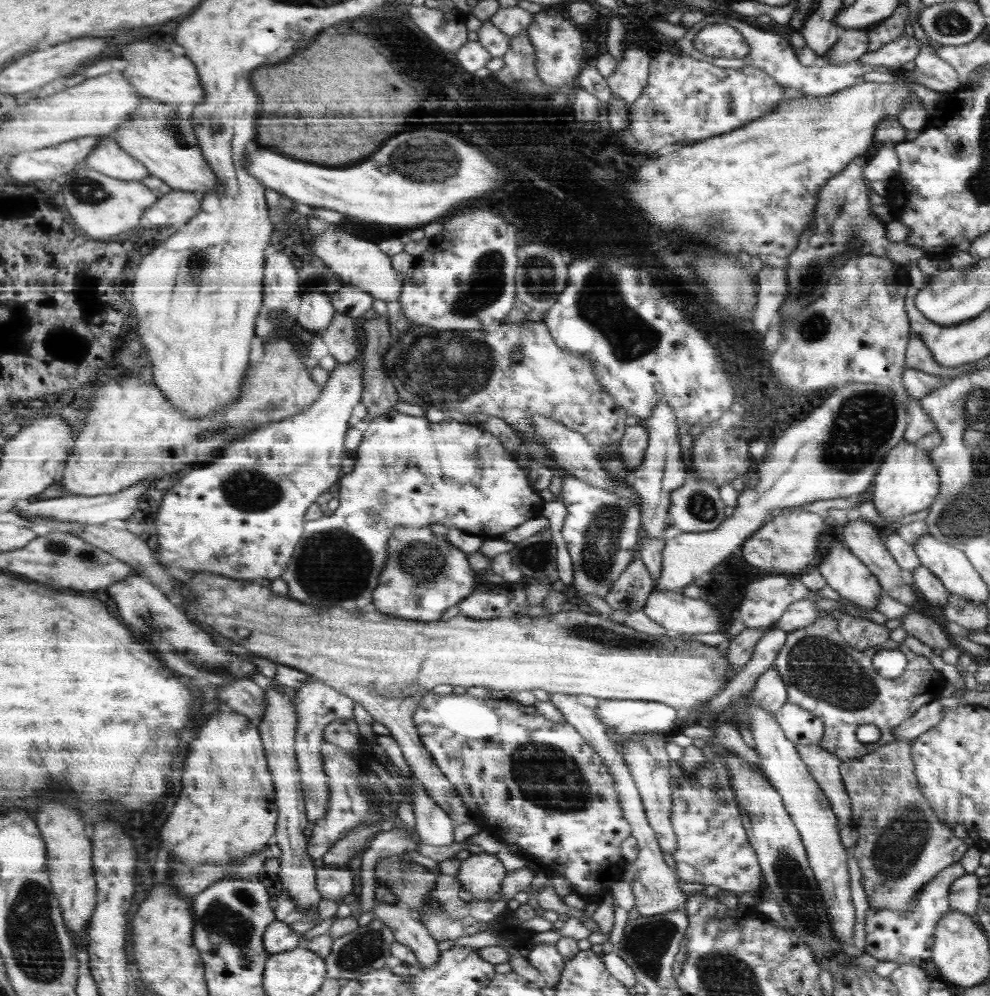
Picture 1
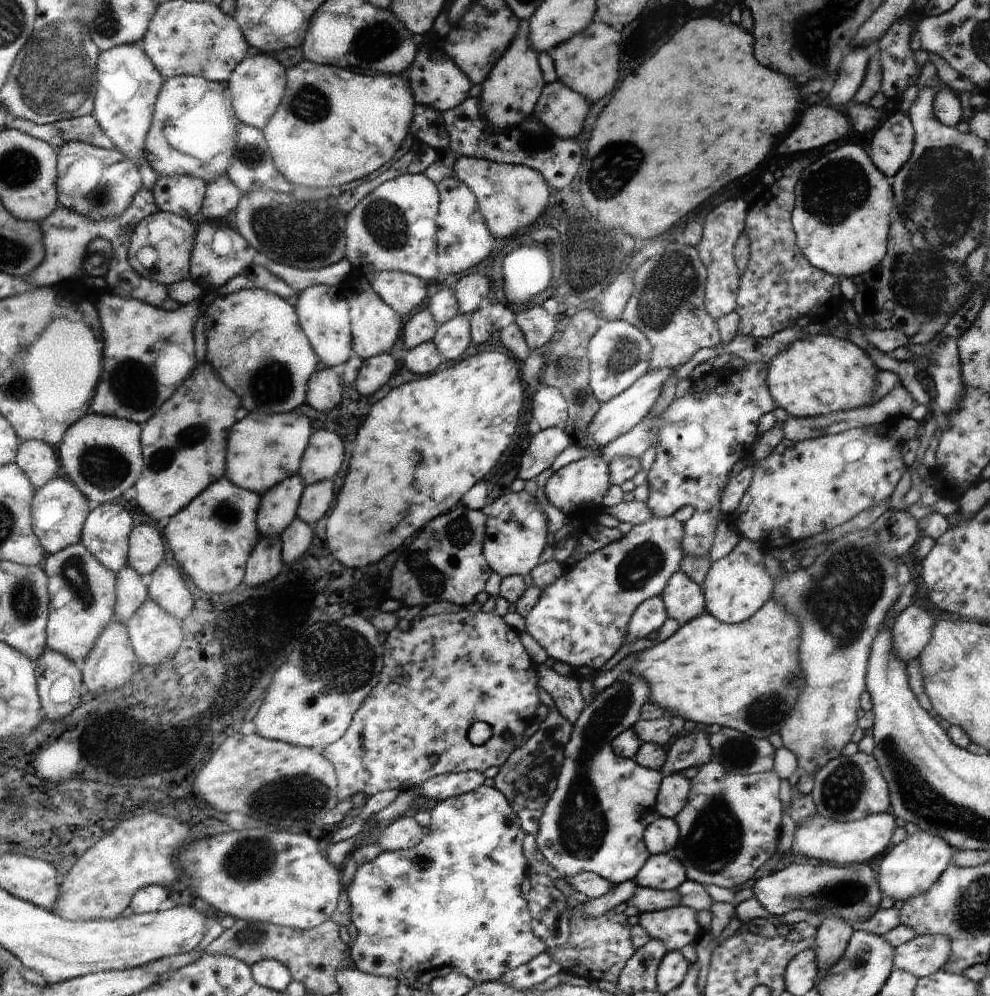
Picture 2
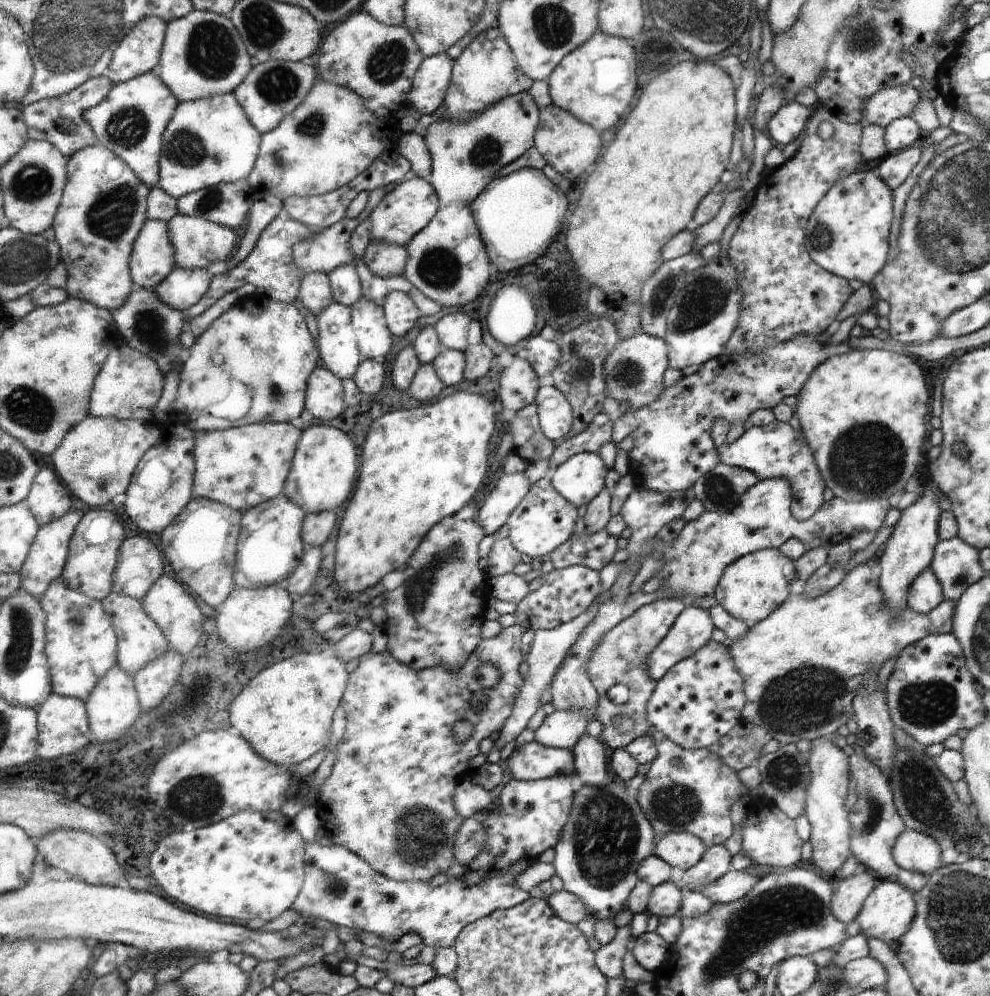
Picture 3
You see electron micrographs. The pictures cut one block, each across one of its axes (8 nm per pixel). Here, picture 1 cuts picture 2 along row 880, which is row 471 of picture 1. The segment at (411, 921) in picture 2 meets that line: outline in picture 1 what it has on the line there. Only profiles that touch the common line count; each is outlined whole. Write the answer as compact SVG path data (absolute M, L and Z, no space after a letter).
M395 410L369 424L363 444L359 444L355 470L347 476L343 474L335 494L339 496L339 508L331 512L331 516L305 524L305 536L297 544L297 552L281 580L289 586L287 596L297 598L303 604L345 608L351 612L373 608L373 594L377 592L377 586L381 586L381 576L389 562L389 542L399 526L425 528L439 522L445 528L463 530L465 534L475 534L479 538L501 538L505 532L541 516L547 506L535 486L529 484L523 468L491 432L455 420L435 424L425 416L415 418Z

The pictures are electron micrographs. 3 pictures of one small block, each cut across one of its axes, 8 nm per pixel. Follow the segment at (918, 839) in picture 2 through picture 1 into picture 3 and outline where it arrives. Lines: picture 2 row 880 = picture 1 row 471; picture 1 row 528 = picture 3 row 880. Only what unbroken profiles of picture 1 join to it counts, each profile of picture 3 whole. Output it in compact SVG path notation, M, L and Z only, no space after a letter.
M879 880L877 886L871 892L871 896L863 902L861 912L855 916L855 922L859 926L859 934L863 934L867 940L881 940L887 944L897 942L905 932L909 932L911 922L915 918L915 894L907 890L905 886L897 884L895 880Z

